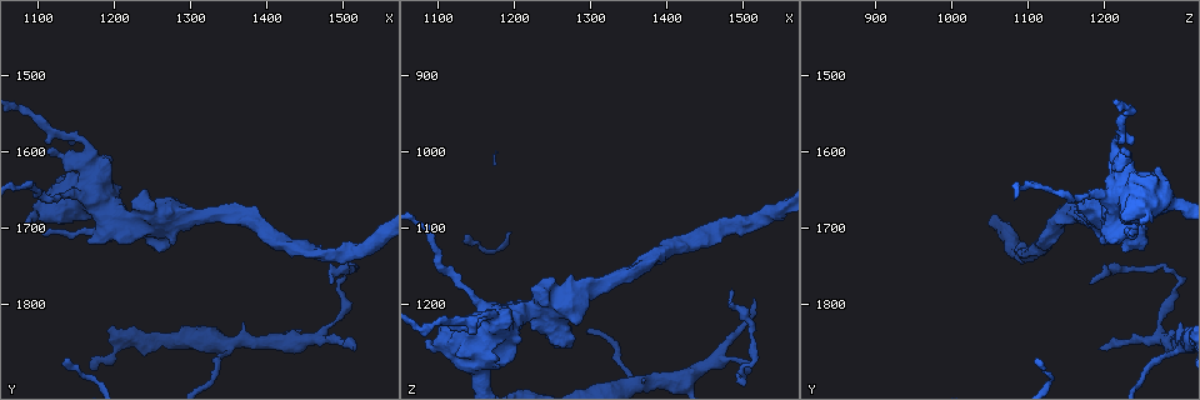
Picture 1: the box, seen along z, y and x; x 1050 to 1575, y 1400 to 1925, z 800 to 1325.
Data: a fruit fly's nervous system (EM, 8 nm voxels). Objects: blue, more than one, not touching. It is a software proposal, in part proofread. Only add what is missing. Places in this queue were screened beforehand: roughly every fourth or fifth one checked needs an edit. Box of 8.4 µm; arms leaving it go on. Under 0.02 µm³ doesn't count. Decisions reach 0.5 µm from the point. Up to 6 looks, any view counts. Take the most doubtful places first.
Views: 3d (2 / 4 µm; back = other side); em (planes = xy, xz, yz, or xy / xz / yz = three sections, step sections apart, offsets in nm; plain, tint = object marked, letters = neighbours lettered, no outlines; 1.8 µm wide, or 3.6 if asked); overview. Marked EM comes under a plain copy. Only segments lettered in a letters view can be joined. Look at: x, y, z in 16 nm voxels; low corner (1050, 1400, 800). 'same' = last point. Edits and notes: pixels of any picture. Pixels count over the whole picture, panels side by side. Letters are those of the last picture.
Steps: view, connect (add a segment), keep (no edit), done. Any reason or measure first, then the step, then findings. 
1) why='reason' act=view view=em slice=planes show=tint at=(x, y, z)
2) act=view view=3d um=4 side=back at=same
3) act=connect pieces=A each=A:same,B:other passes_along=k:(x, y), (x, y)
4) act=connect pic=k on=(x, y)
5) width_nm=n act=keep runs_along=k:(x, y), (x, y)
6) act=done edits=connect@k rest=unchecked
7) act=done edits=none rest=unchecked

why='branch stops here' act=view view=em slice=yz step=4 show=tint at=(1485, 1770, 1185)

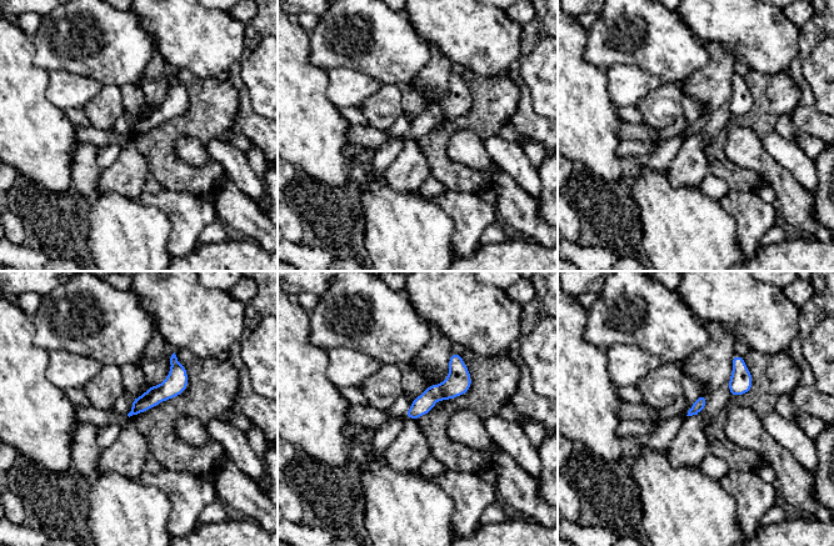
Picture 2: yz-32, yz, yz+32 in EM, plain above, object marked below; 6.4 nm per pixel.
why='another direction' act=view view=em slice=planes show=letters at=same

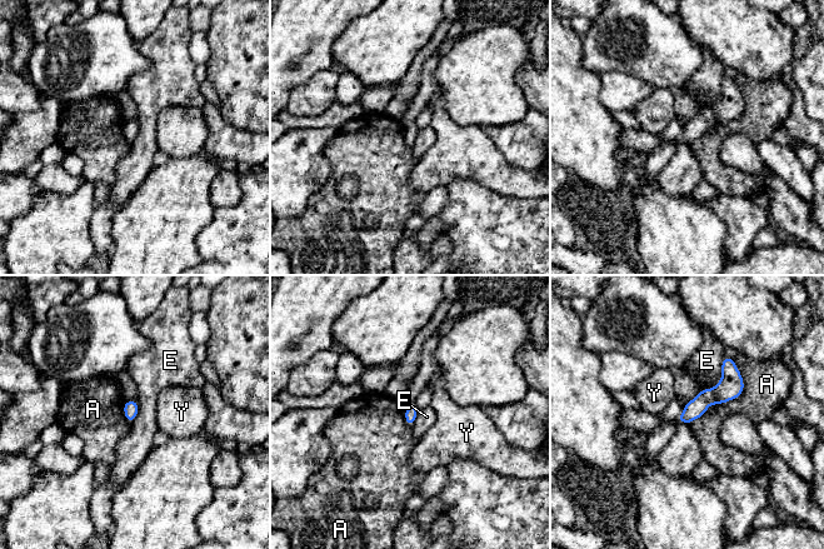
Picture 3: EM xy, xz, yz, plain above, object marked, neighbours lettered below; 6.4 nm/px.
width_nm=80 act=keep each=A:other,E:other,Y:other runs_along=3:(729, 360), (729, 379), (682, 419) found='none of them fits'

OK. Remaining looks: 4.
why='touches itself' act=view view=em slice=yz step=8 show=tint at=(1120, 1575, 1225)

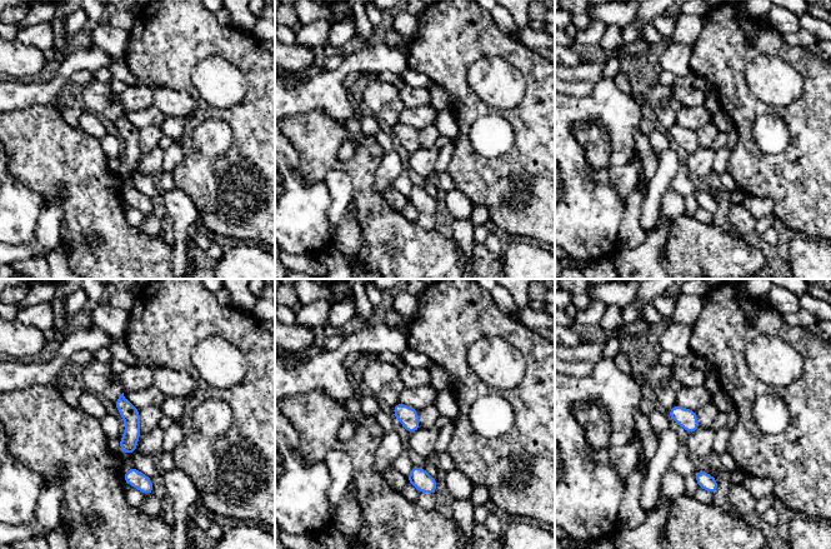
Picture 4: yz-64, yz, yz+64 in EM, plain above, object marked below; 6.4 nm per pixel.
why='another direction' act=view view=em slice=planes show=letters at=same

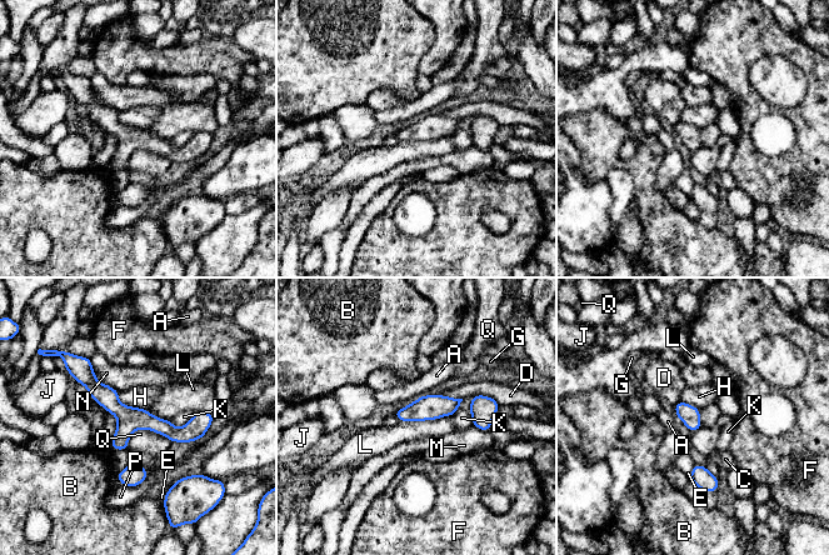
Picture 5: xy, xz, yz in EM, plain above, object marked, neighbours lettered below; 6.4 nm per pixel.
width_nm=130 act=keep each=A:other,B:other,C:other,D:other,E:other,F:other,G:other,H:other,J:other,K:other,L:other,M:other,N:other,P:other,Q:other runs_along=5:(79, 370), (129, 419), (191, 431), (210, 416) found='no lettered segment goes on from it'

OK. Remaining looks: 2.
why='touches itself' act=view view=3d um=4 at=(1125, 1695, 1235)

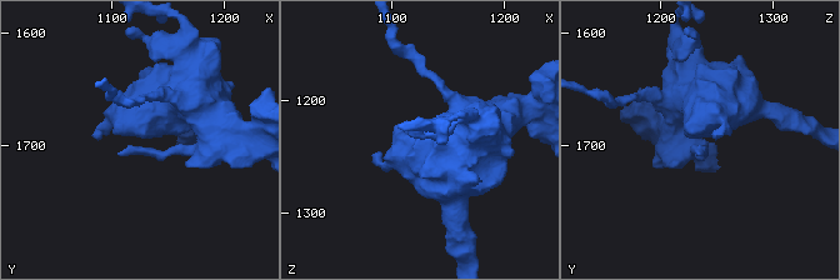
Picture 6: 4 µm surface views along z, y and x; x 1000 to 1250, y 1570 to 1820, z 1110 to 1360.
act=view view=em um=3.6 slice=planes show=letters at=(1126, 1694, 1238)

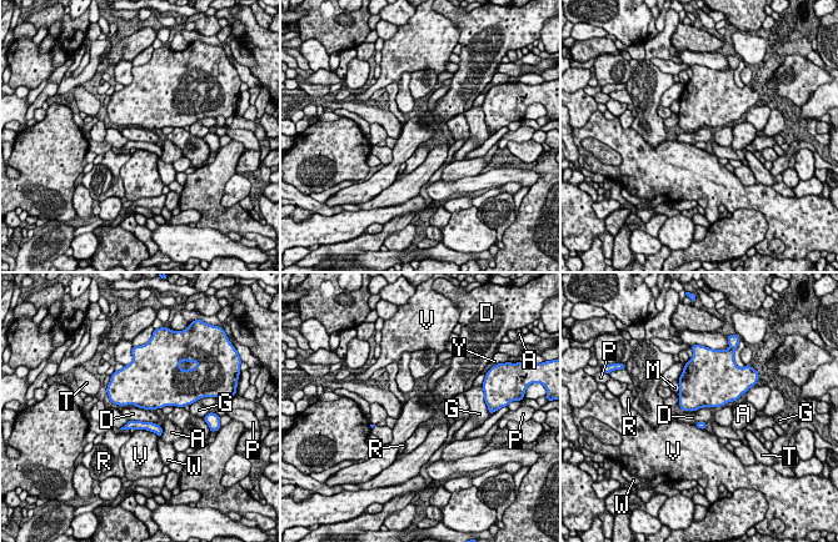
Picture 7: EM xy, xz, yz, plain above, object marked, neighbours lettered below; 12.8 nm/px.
act=keep each=A:other,D:other,G:other,M:other,P:other,R:other,T:other,V:other,W:other,Y:other found='no lettered segment goes on from it'

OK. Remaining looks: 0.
act=done edits=none rest=unchecked

